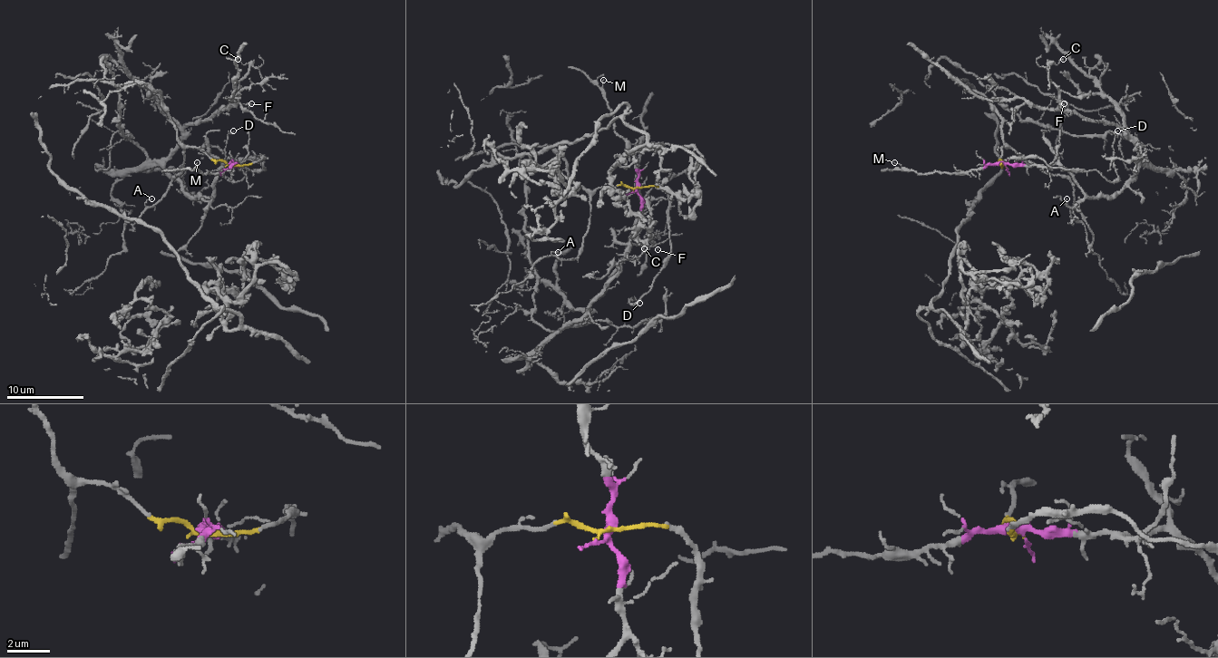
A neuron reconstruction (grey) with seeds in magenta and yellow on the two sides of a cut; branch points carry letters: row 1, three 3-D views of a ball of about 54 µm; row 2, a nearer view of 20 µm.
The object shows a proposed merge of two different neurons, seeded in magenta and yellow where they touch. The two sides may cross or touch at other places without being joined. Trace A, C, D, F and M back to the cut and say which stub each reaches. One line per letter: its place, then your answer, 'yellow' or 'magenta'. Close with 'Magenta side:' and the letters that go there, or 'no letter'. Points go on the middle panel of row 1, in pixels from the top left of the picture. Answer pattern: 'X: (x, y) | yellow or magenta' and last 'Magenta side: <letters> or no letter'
A: (558, 252) | yellow
C: (644, 248) | magenta
D: (639, 303) | yellow
F: (657, 249) | magenta
M: (603, 80) | magenta
Magenta side: C, F, M

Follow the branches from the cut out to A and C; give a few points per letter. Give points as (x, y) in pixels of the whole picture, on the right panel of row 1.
A: (1003, 166), (1001, 149), (1013, 149), (1047, 173), (1065, 175), (1074, 204), (1066, 198)
C: (1003, 163), (1058, 163), (1089, 196), (1112, 196), (1137, 168), (1116, 125), (1058, 104), (1049, 68), (1062, 58)

